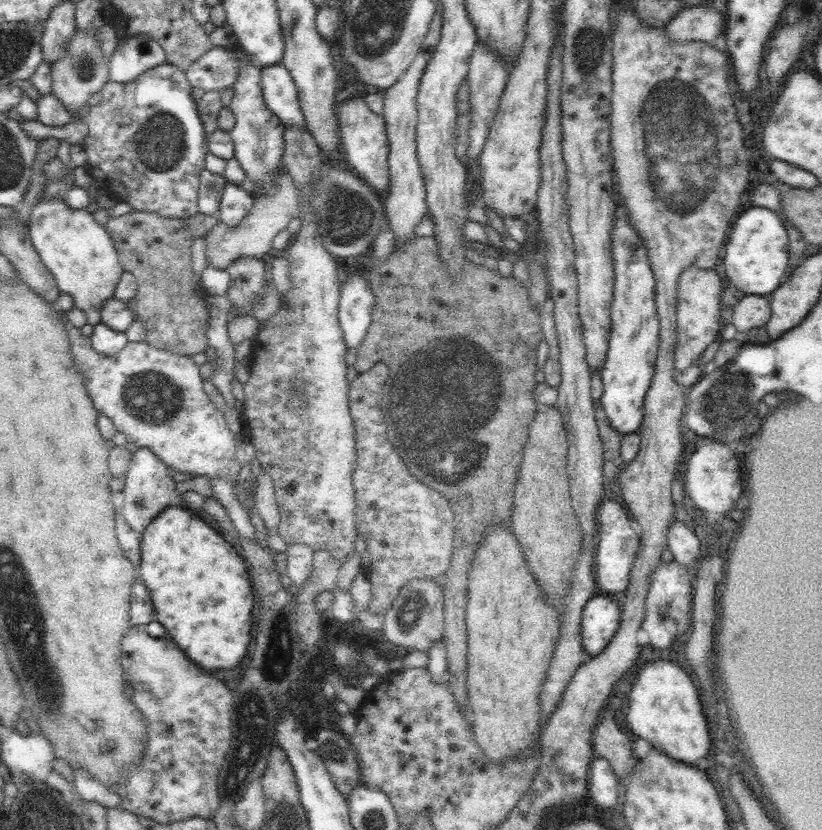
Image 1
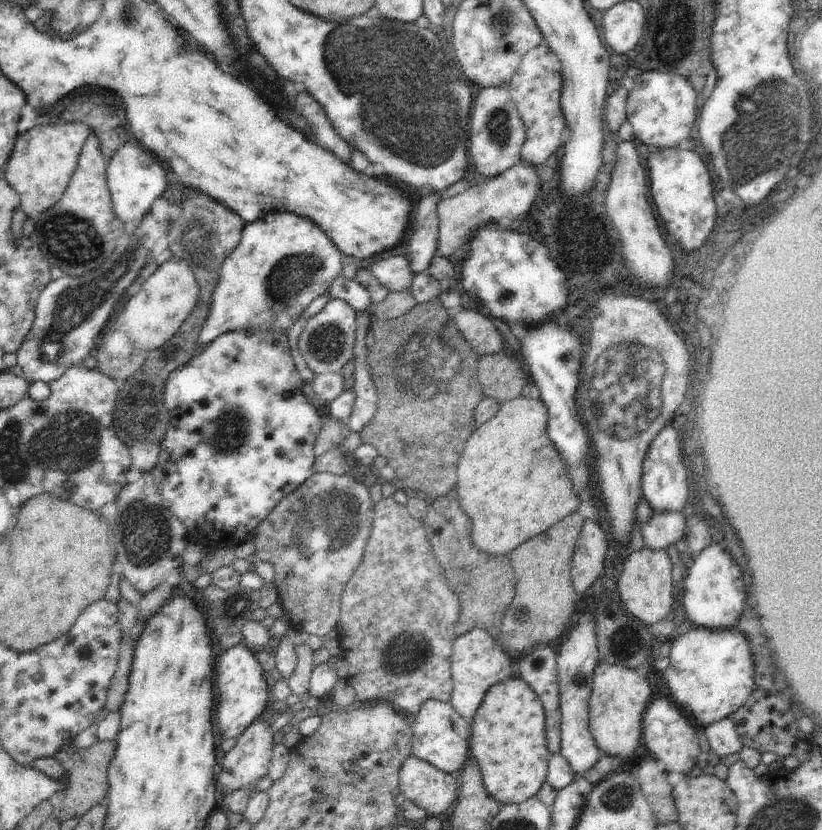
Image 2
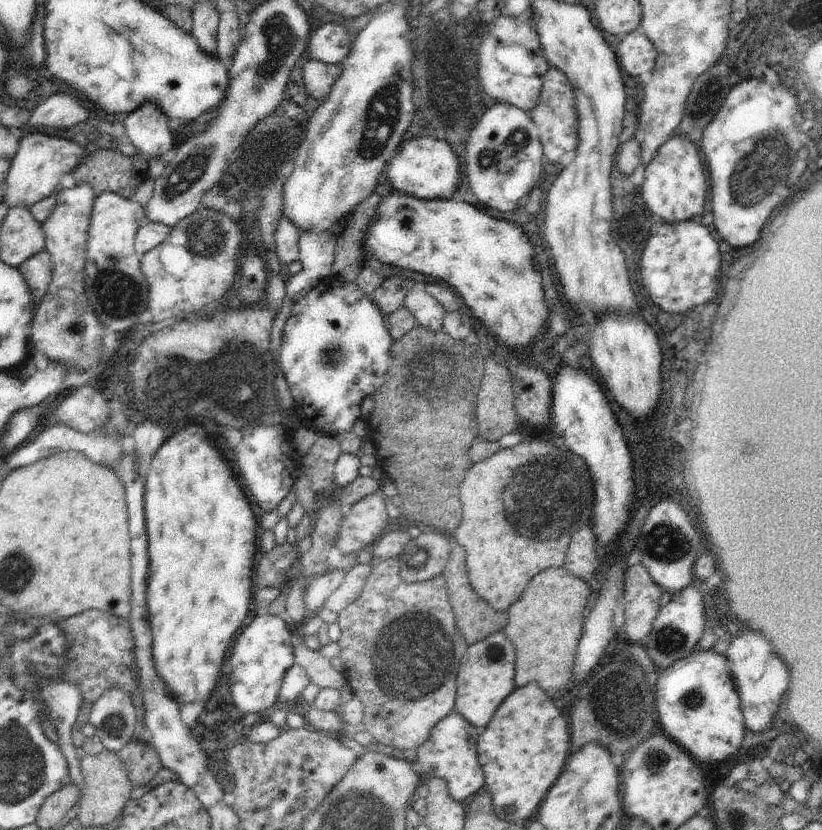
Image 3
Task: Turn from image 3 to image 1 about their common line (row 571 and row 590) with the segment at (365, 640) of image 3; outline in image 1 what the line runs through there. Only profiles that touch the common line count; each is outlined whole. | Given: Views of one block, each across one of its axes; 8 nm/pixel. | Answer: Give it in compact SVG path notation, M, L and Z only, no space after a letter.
M377 362L368 370L362 374L356 375L356 377L349 382L349 411L352 416L355 434L355 447L356 447L356 468L354 468L354 474L352 474L352 480L354 480L354 495L356 495L356 531L358 534L366 538L366 552L362 554L362 572L366 573L366 578L371 584L371 596L368 604L370 611L374 611L376 614L386 614L394 599L398 596L400 589L408 581L418 577L420 579L434 579L434 581L439 582L442 579L442 575L446 573L446 569L450 566L450 561L452 560L453 546L454 546L454 514L453 505L449 502L448 498L444 496L440 491L420 482L418 477L414 476L413 473L406 468L406 465L402 461L402 458L398 455L398 452L394 450L394 446L390 439L387 437L387 424L384 418L383 412L381 410L381 401L383 394L385 392L385 382L388 380L390 374L390 367L384 362Z

